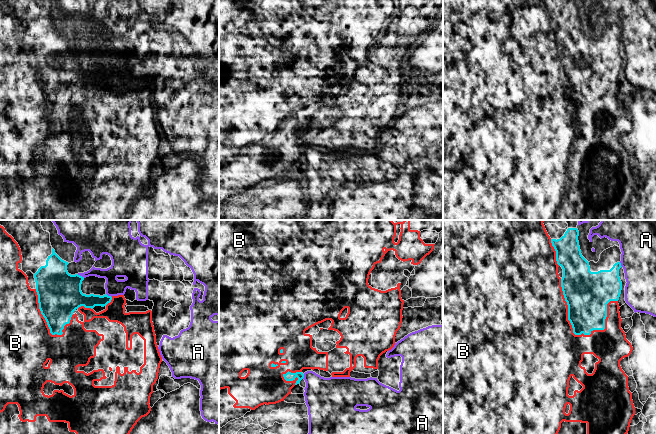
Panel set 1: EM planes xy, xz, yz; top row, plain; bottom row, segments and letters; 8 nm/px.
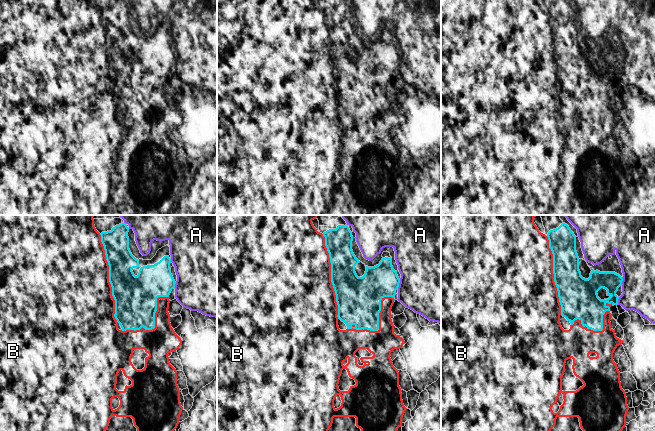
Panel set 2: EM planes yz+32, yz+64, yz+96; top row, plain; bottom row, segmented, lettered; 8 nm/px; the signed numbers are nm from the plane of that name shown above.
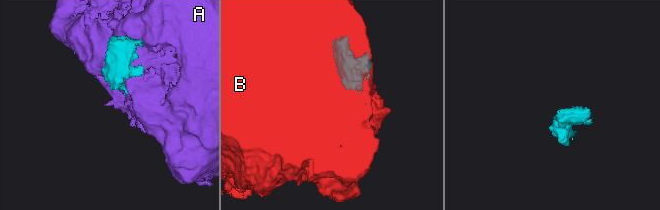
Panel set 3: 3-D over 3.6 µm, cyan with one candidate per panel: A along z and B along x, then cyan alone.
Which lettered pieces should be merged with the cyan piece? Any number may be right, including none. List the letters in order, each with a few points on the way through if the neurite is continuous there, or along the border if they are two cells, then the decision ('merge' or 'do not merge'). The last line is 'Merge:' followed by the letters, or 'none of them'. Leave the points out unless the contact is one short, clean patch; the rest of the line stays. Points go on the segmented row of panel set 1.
A: do not merge
B: merge
Merge: B

